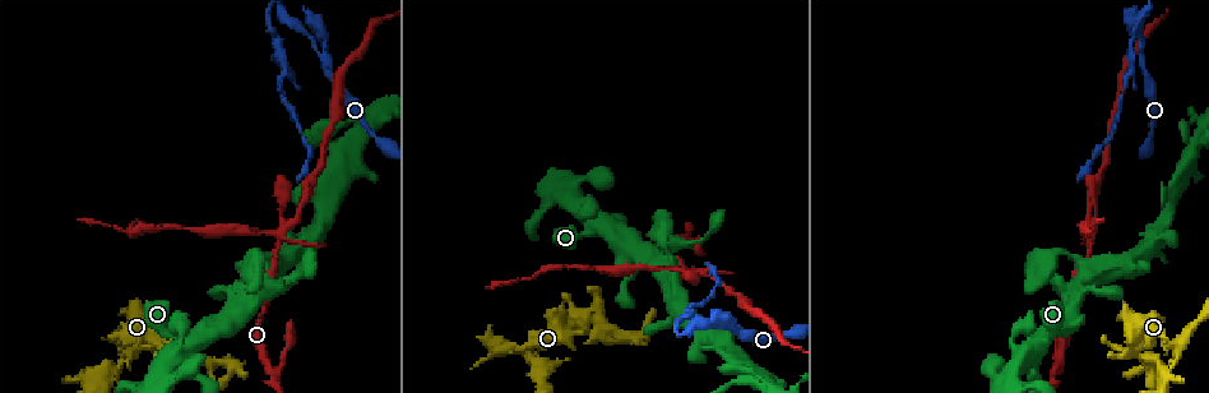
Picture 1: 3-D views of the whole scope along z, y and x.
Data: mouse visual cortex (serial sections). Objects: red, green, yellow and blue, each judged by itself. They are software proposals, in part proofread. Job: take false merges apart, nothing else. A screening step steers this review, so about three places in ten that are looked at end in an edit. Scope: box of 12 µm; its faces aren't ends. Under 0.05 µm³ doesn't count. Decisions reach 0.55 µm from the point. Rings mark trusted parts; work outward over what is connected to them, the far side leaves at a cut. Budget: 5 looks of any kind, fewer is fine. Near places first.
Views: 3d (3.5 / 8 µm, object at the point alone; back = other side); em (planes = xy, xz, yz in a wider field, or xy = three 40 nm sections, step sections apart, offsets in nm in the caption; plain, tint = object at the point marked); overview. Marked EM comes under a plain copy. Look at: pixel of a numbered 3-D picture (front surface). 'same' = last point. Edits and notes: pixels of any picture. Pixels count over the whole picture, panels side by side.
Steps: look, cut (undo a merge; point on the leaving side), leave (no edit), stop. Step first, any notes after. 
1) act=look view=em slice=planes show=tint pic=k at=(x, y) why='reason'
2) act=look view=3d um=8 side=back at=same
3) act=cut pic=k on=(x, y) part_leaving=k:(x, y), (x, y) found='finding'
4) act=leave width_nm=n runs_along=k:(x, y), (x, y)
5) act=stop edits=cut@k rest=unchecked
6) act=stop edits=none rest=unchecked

act=look view=3d um=8 pic=1 at=(269, 369) why='three arms meet'

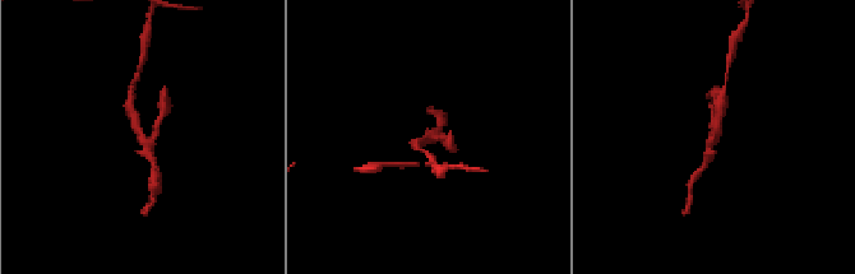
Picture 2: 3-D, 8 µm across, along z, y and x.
act=look view=em slice=planes show=tint pic=2 at=(712, 138) arms=3 arm_widths_nm=200,200,200 why='need the tissue'

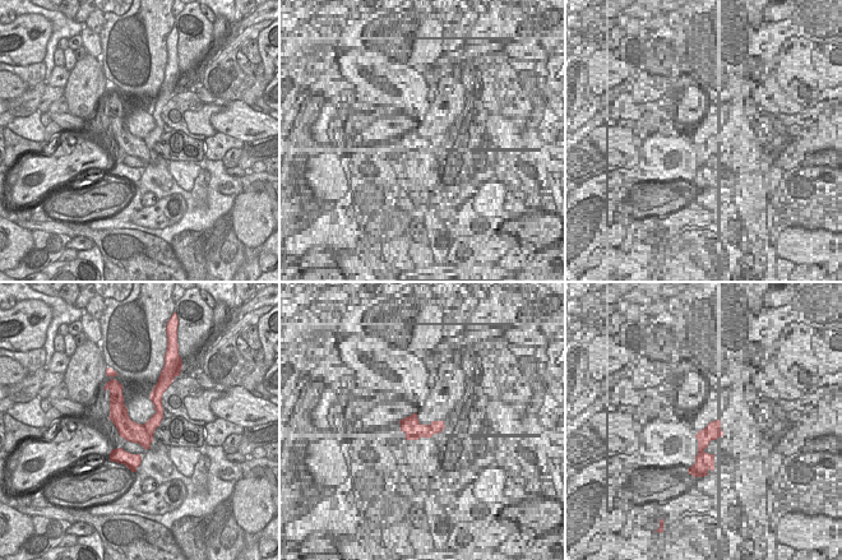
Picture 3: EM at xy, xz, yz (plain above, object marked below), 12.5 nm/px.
act=cut pic=2 on=(163, 111) part_leaving=2:(152, 136), (163, 114), (163, 92) found='a second cell is stuck on'

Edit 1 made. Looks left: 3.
act=look view=3d um=3.5 pic=1 at=(1137, 354) why='branch point'

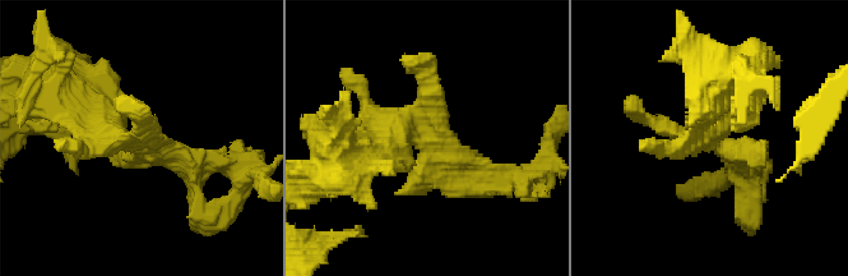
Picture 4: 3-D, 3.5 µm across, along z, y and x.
act=look view=em slice=xy step=5 show=tint pic=4 at=(709, 138) why='need the tissue'

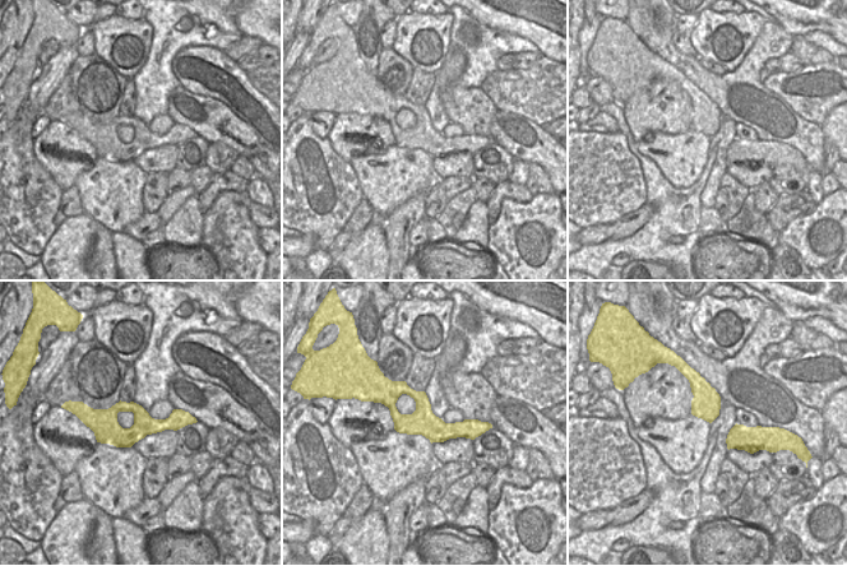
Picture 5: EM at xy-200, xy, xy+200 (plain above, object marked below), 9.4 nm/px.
act=leave width_nm=260 runs_along=4:(70, 88), (129, 143), (195, 164) found='all the same cell'

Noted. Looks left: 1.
act=stop edits=cut@2 rest=unchecked

